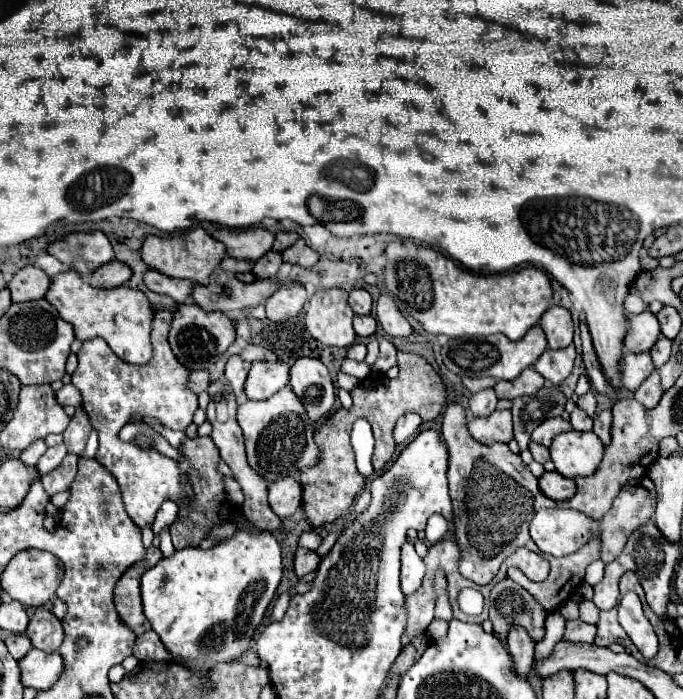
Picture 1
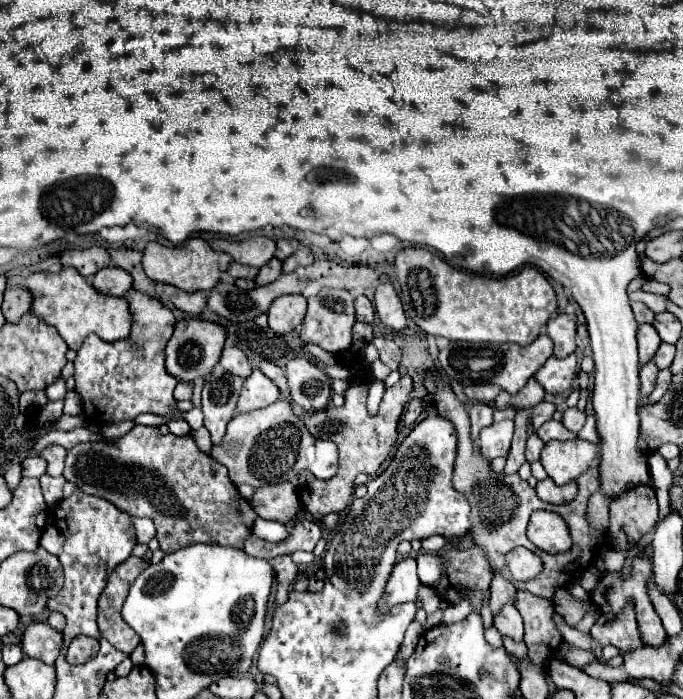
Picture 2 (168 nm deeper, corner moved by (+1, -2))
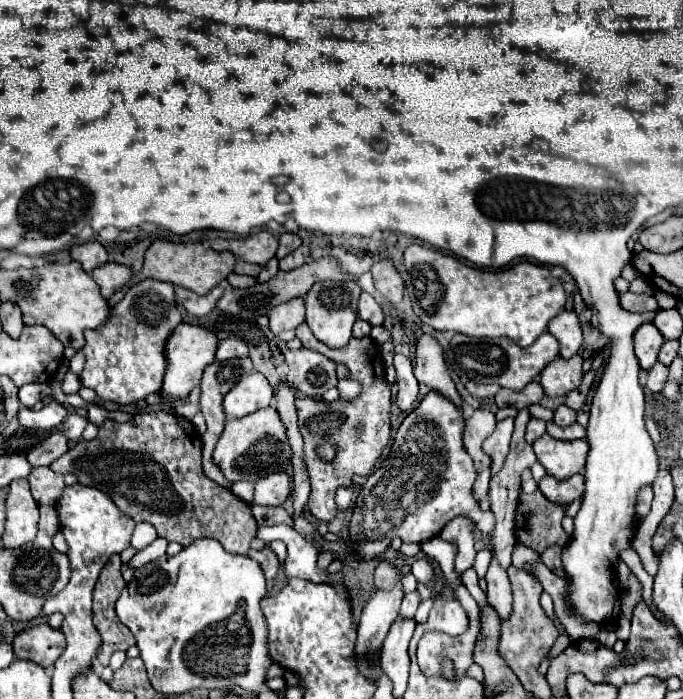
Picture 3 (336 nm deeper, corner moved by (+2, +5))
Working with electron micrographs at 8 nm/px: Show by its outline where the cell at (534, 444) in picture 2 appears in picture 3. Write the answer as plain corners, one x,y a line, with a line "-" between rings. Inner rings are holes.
531,418
529,424
527,424
525,440
527,440
529,444
533,444
533,440
539,438
539,436
543,436
543,434
545,434
545,422
543,422
543,420
535,420
535,418

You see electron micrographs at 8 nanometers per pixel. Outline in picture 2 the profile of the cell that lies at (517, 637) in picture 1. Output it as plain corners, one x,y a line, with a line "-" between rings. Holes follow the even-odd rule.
504,605
500,615
494,619
494,625
502,635
514,639
516,643
524,641
524,623
514,605

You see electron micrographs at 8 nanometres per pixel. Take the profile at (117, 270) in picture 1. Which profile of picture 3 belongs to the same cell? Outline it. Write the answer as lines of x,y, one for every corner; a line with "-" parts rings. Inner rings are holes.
107,262
99,268
95,268
91,272
93,280
99,284
101,288
101,296
103,298
111,298
117,290
121,290
133,276
131,268
129,266
123,266
123,264
115,264
115,262

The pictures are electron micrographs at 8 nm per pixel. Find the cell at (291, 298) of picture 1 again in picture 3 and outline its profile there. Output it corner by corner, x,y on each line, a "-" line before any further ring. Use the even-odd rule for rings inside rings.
293,298
285,304
271,308
269,312
269,330
279,334
283,330
295,330
305,320
305,304
303,298

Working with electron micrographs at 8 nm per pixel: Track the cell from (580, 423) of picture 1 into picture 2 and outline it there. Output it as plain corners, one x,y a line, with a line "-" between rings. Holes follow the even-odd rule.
576,407
574,409
566,409
564,411
564,417
562,417
562,423
566,425
566,429
570,429
572,433
578,435
578,431
584,427
584,421
586,421
586,413
584,411
578,411

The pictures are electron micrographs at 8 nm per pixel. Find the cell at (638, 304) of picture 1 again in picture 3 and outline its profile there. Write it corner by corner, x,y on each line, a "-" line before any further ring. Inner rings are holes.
625,292
625,294
619,296
619,300
621,300
621,306
627,312
643,314
643,312
653,312
653,310
659,308
653,294
633,294
633,292

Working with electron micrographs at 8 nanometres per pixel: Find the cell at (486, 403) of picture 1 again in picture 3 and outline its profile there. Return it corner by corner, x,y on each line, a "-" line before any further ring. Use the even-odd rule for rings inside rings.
481,408
481,410
475,410
473,416
465,422
465,434
463,434
463,446
467,450
467,454
473,458
475,462
475,470
481,472
485,468
491,466
491,458
481,450
481,444
487,436
491,436
491,432
495,430
495,416
491,410
487,408

